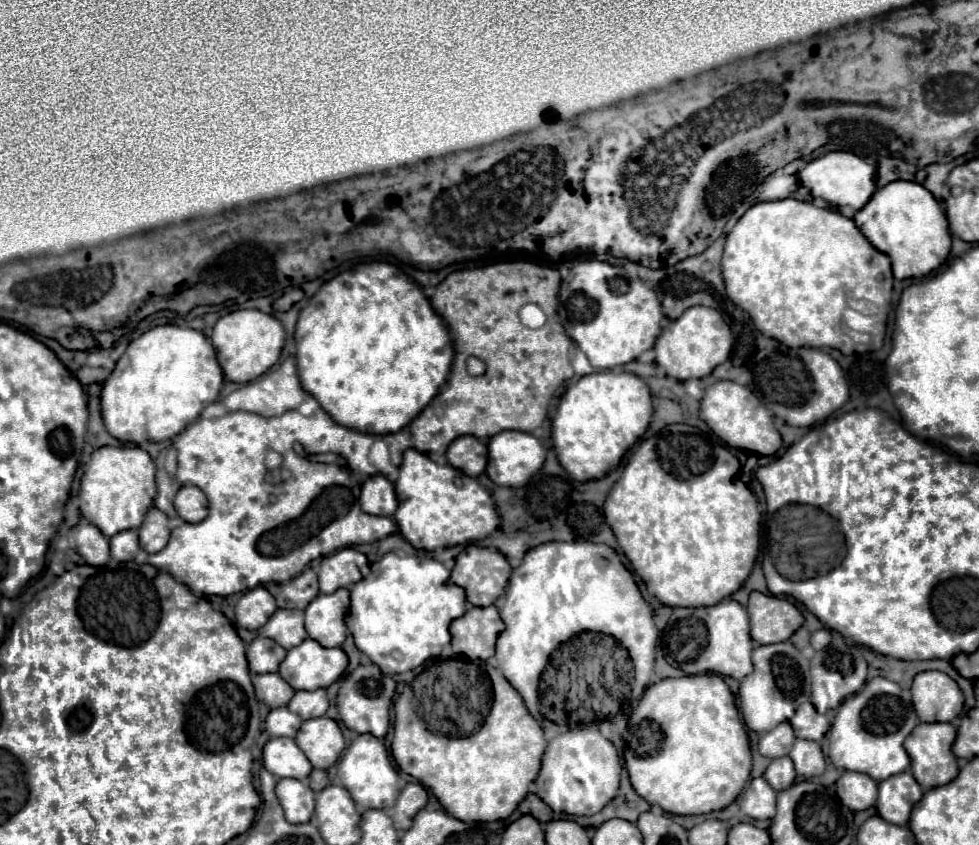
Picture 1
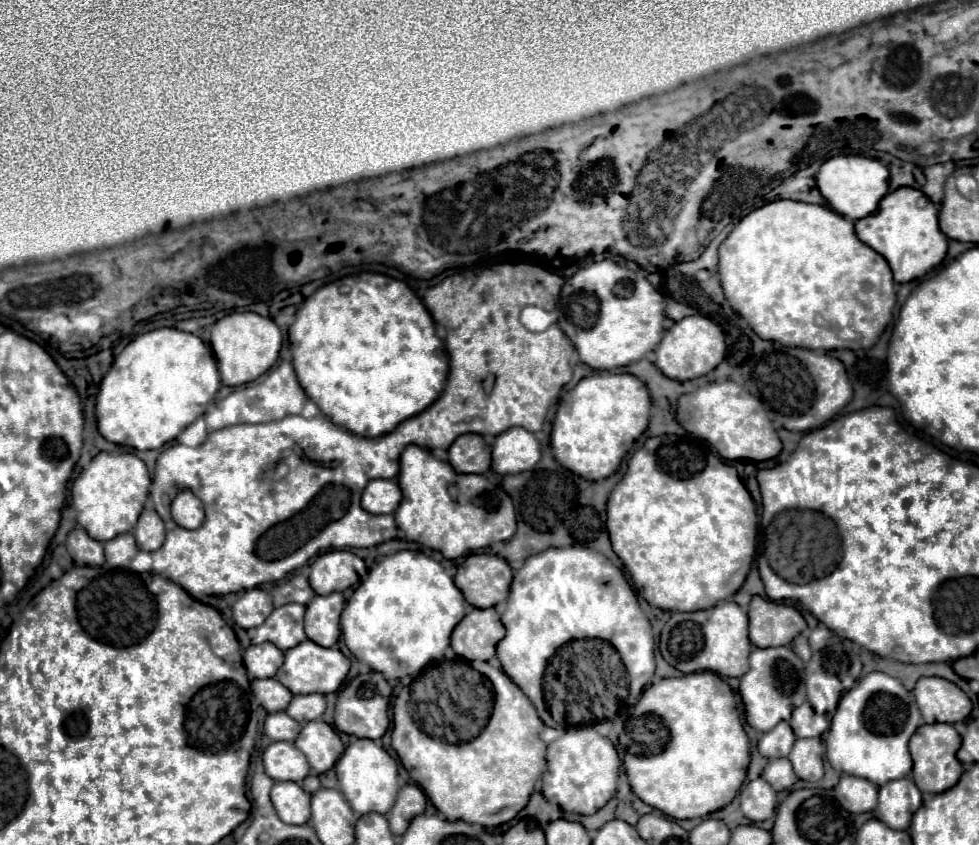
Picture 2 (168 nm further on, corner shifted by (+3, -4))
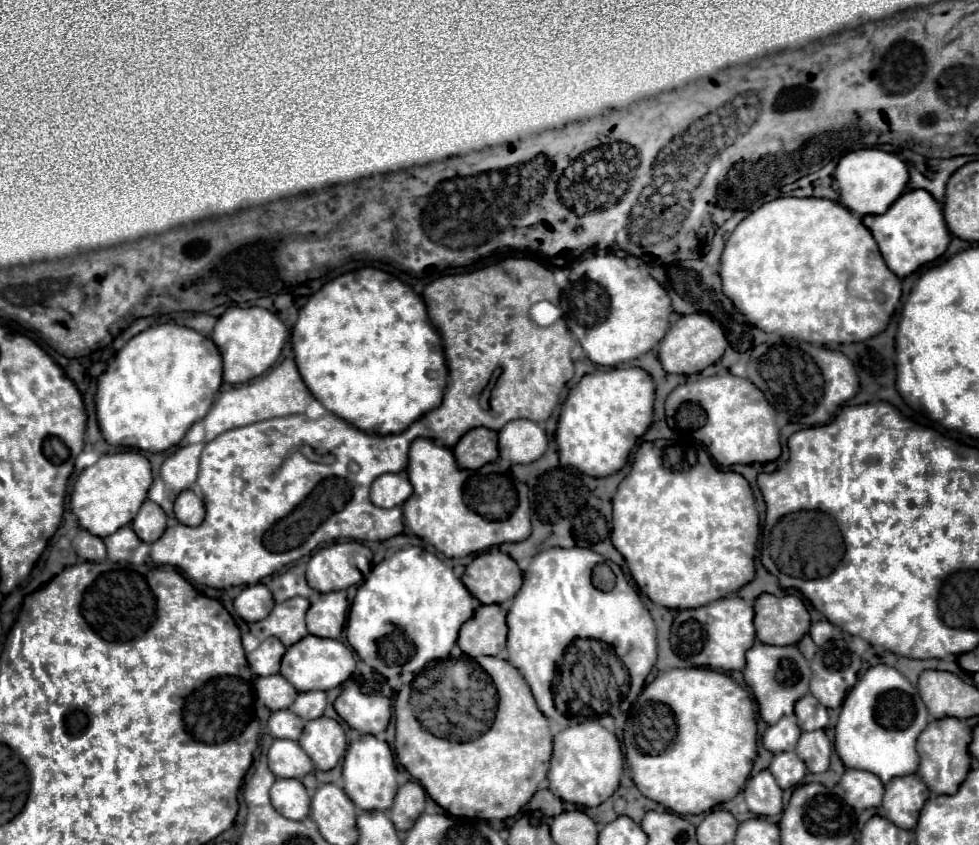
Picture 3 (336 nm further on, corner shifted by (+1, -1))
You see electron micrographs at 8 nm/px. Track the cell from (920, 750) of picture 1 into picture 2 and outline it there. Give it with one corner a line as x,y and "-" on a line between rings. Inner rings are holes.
923,724
917,728
915,736
909,740
909,752
913,758
913,780
919,784
921,792
939,794
953,788
961,778
961,762
955,758
955,752
961,746
961,736
951,724

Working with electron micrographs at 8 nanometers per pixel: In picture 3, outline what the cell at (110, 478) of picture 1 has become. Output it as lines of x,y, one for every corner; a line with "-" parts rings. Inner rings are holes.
125,451
103,455
93,467
79,473
71,491
71,509
83,529
89,529
89,533
101,539
109,537
119,527
125,527
135,519
141,503
147,499
151,481
151,465
141,453

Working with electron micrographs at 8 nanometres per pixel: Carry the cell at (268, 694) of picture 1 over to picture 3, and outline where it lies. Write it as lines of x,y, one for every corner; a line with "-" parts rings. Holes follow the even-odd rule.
269,675
269,677
257,677
253,681
257,699
271,711
287,709
297,697
297,689
285,681
281,675

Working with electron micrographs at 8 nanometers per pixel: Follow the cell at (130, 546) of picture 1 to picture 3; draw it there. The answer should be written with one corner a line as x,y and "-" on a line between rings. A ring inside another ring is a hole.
125,525
117,533
109,535
103,539
107,547
107,557
109,561
129,561
133,551
141,545
141,539
135,535
135,531

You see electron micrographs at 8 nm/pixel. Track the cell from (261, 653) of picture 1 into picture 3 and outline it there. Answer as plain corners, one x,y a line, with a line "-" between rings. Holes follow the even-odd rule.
250,631
242,635
242,644
249,667
256,676
269,676
279,673
281,657
285,655
285,645
277,637
253,645
254,638
-
261,644
261,645
260,645
-
259,645
259,649
258,648

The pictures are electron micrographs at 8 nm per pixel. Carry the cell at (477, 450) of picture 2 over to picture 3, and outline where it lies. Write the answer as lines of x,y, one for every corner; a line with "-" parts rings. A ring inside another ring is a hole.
477,427
461,437
461,441
453,447
455,459
463,469
481,469
487,463
499,459
497,453
497,431

